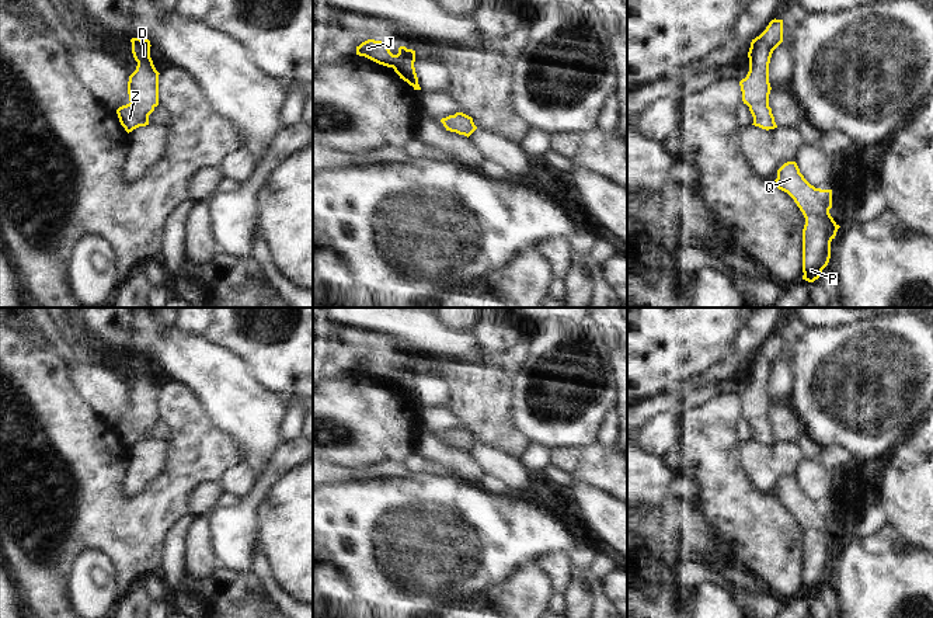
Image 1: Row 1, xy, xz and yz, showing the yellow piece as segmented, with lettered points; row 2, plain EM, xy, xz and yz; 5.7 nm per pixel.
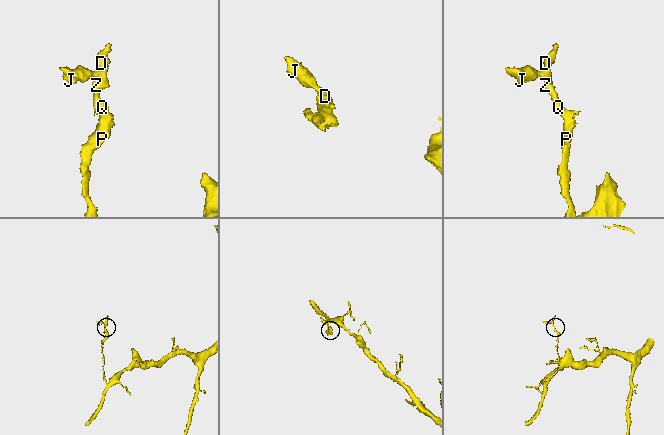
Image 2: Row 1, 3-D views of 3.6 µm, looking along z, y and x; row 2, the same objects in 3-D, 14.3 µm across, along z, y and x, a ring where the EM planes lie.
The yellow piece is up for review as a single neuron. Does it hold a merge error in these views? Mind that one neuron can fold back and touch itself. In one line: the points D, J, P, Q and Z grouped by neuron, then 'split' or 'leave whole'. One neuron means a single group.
D J P Q Z; leave whole

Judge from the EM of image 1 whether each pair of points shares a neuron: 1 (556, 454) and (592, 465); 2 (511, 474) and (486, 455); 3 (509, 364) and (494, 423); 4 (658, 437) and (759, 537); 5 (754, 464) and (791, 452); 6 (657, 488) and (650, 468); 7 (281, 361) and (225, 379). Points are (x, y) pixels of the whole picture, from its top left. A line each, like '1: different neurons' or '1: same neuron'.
1: same neuron
2: same neuron
3: different neurons
4: different neurons
5: same neuron
6: same neuron
7: different neurons

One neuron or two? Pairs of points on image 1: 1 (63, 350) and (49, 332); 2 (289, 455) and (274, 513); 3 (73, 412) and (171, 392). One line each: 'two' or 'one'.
1: one
2: two
3: one

